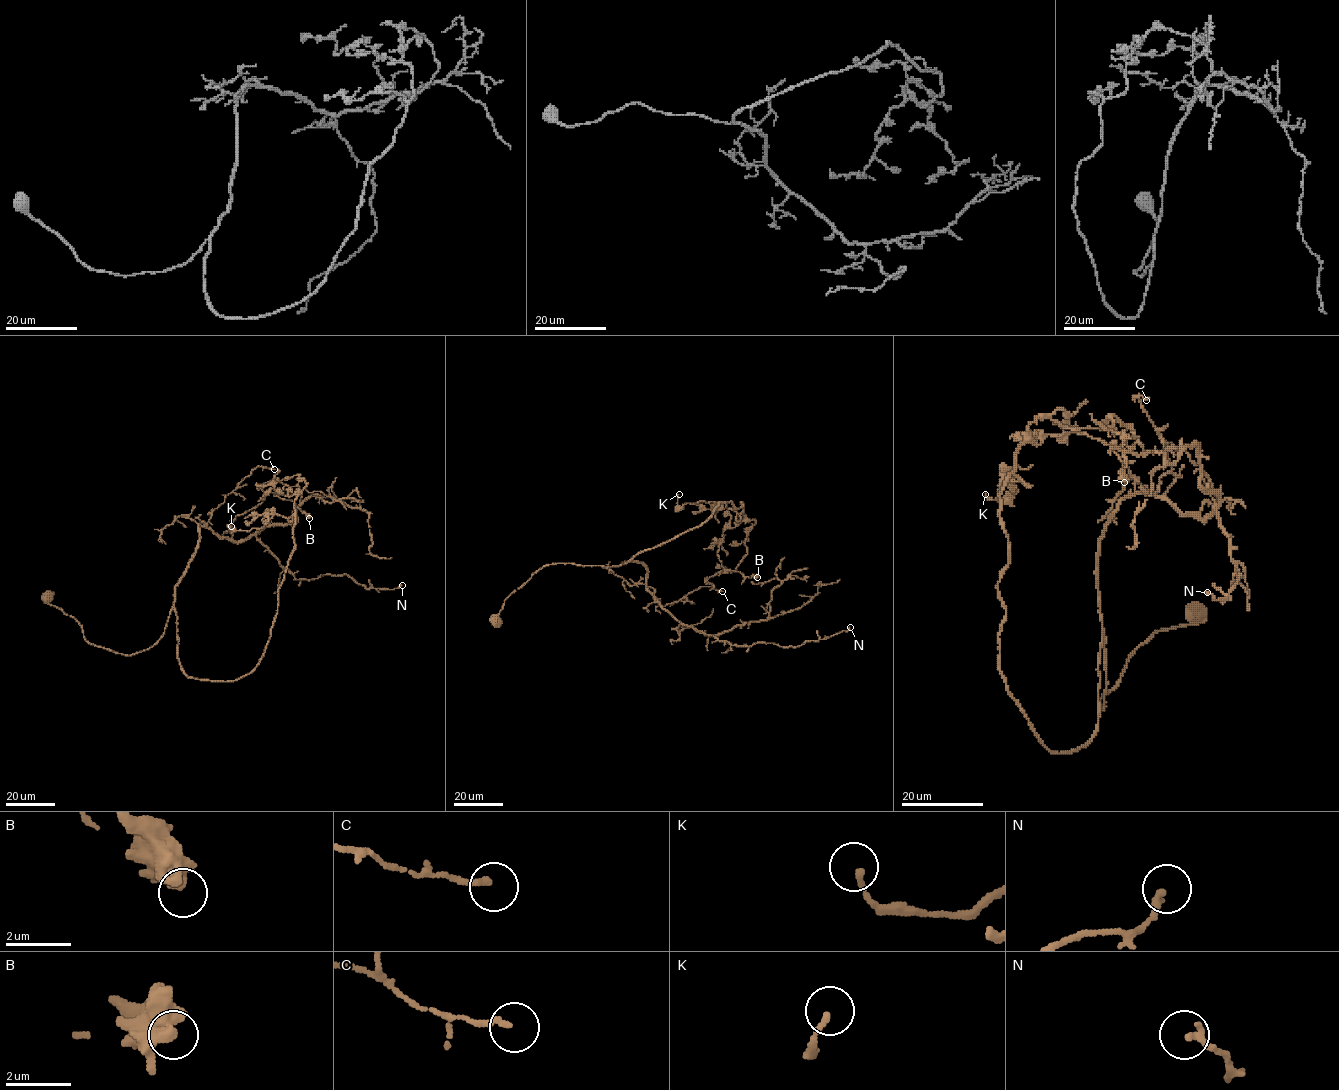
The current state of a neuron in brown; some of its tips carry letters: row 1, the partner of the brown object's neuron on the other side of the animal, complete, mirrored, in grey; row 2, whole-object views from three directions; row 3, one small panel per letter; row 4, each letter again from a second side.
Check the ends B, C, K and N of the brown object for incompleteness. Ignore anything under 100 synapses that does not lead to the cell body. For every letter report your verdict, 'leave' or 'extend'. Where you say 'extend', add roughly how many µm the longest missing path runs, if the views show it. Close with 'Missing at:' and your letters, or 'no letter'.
B: leave
C: leave
K: leave
N: leave
Missing at: no letter

